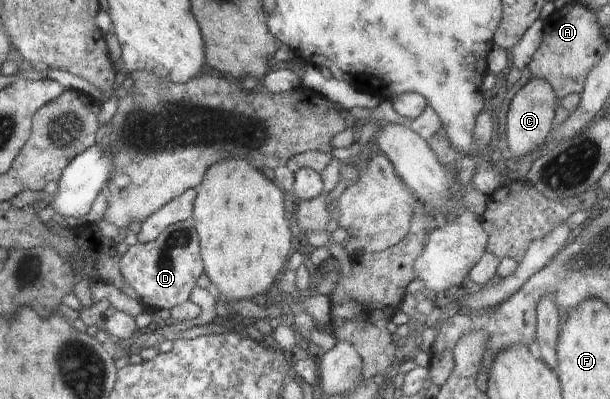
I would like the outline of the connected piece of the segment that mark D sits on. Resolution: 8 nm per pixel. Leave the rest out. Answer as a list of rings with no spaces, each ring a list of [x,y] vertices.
[[[192,220],[168,226],[154,241],[137,243],[122,255],[120,270],[128,288],[143,300],[150,311],[174,309],[187,302],[196,281],[204,272],[200,257],[199,237]]]

